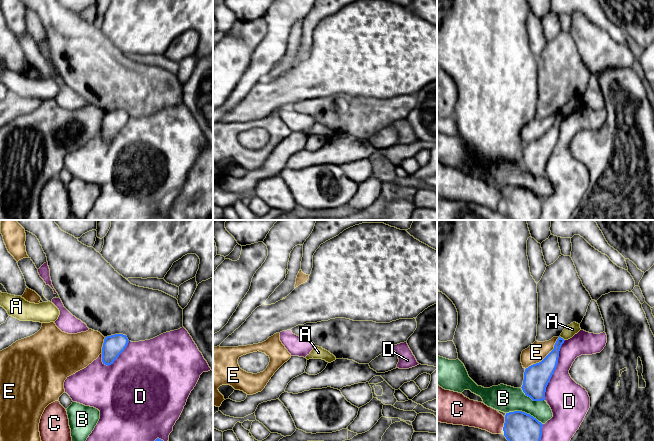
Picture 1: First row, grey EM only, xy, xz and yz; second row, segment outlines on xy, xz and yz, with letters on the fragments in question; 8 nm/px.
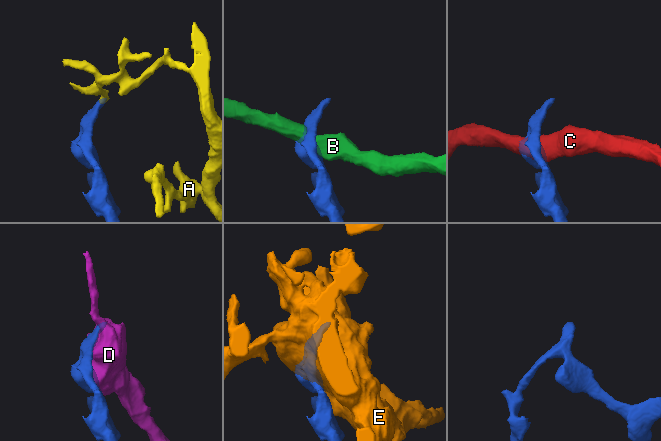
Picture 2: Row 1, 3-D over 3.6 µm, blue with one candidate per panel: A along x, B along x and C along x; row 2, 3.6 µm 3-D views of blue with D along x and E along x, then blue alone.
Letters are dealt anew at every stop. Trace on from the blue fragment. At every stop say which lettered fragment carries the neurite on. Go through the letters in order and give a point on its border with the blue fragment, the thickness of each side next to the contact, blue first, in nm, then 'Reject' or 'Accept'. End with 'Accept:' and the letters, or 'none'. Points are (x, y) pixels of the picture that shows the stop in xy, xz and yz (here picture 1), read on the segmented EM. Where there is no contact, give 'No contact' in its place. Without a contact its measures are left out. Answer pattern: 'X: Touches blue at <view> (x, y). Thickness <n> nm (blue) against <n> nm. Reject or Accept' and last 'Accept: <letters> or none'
A: Touches blue at yz (562, 338). Thickness 130 nm (blue) against 90 nm. Reject
B: Touches blue at yz (524, 412). Thickness 240 nm (blue) against 220 nm. Reject
C: Touches blue at yz (504, 423). Thickness 240 nm (blue) against 220 nm. Reject
D: Touches blue at yz (554, 370). Thickness 200 nm (blue) against 300 nm. Reject
E: Touches blue at yz (545, 357). Thickness 200 nm (blue) against 160 nm. Reject
Accept: none

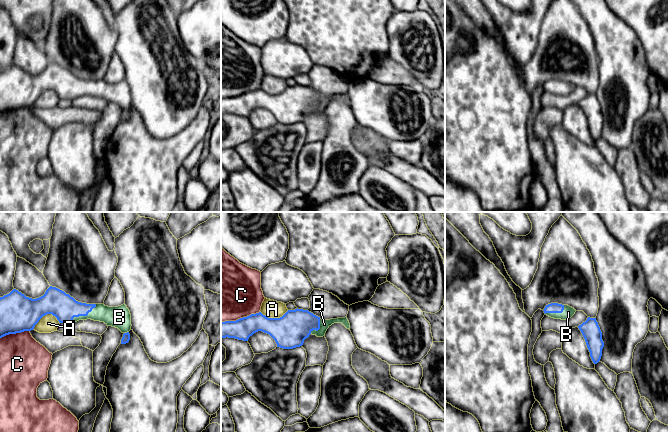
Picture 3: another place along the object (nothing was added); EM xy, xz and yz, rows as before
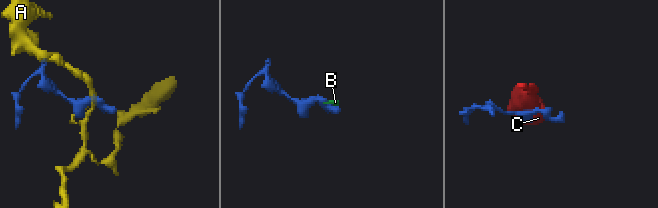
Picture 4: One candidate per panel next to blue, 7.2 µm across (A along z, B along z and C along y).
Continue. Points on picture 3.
A: Touches blue at xy (45, 314). Thickness 300 nm (blue) against 140 nm. Reject
B: Touches blue at xy (83, 315). Thickness 200 nm (blue) against 160 nm. Accept
C: Touches blue at xz (240, 318). Thickness 170 nm (blue) against 500 nm. Reject
Accept: B

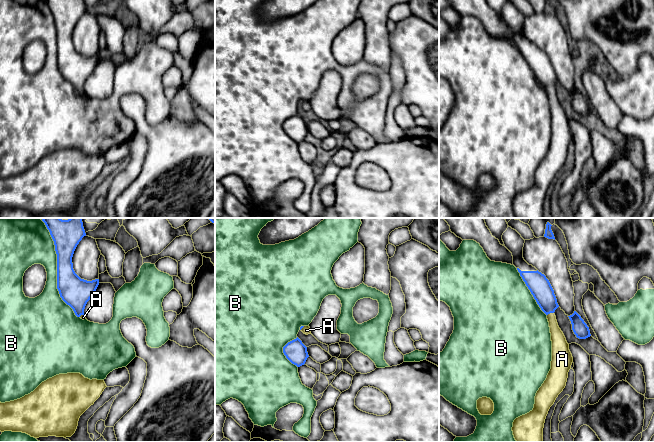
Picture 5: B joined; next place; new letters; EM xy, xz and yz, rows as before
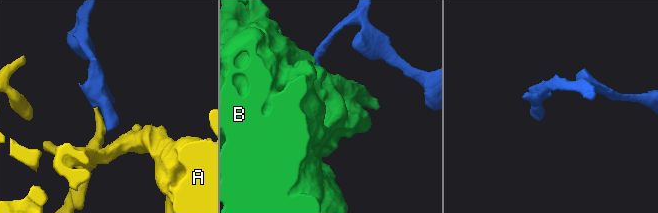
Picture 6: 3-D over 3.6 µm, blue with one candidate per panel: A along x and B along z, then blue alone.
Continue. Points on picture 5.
A: Touches blue at yz (550, 312). Thickness 170 nm (blue) against 120 nm. Accept
B: Touches blue at xy (57, 269). Thickness 240 nm (blue) against 280 nm. Reject
Accept: A

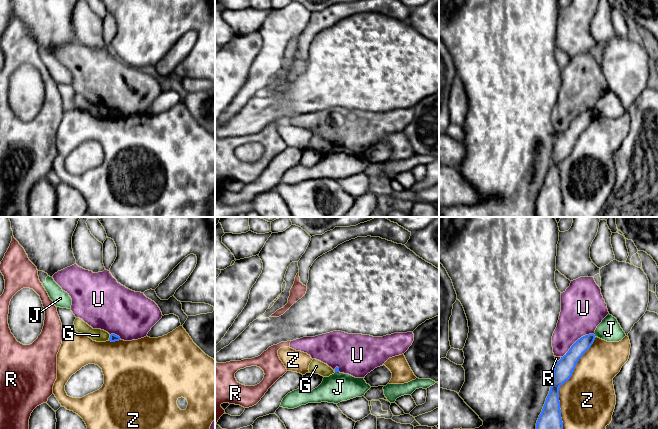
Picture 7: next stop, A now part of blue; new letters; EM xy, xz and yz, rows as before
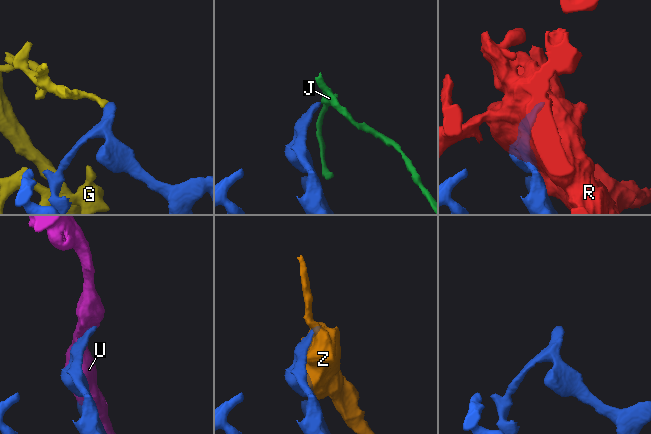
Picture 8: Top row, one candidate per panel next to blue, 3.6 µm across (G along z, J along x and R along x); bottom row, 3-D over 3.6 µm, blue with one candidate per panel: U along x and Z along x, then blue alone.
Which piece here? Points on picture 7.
G: Touches blue at xy (110, 337). Thickness 60 nm (blue) against 110 nm. Reject
J: Touches blue at yz (594, 336). Thickness 120 nm (blue) against 180 nm. Reject
R: Touches blue at yz (559, 360). Thickness 160 nm (blue) against 30 nm. Reject
U: Touches blue at yz (576, 341). Thickness 160 nm (blue) against 340 nm. Reject
Z: Touches blue at yz (564, 382). Thickness 160 nm (blue) against 440 nm. Reject
Accept: none

